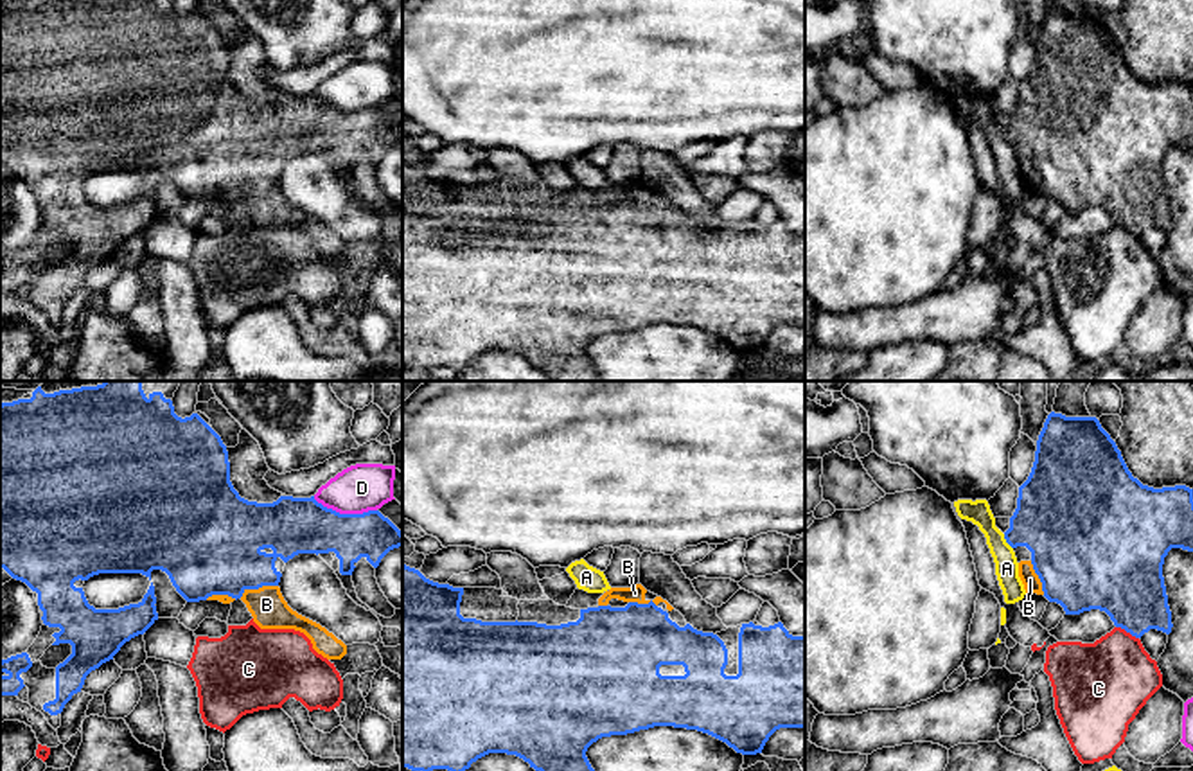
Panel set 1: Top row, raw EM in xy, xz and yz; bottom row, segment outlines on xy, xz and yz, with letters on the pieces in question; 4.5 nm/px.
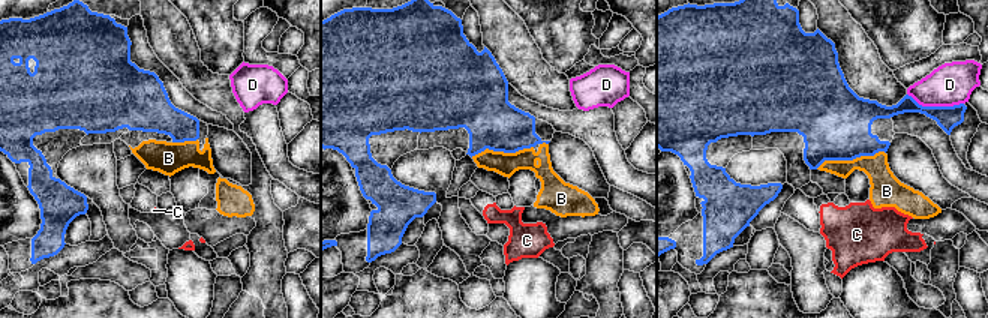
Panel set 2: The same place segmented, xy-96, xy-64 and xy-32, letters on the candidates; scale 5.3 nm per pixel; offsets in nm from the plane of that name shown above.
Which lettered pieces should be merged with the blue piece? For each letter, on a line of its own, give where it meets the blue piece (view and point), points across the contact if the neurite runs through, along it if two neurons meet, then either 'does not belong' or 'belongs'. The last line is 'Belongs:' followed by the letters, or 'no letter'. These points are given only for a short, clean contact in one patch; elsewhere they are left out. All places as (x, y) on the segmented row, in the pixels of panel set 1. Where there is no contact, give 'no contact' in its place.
A: meets blue in yz at (1007, 541); border along yz (1003, 534), (1012, 549); does not belong
B: meets blue in xy at (257, 588); belongs
C: meets blue in yz at (1127, 631); does not belong
D: meets blue in xy at (345, 514); does not belong
Belongs: B

